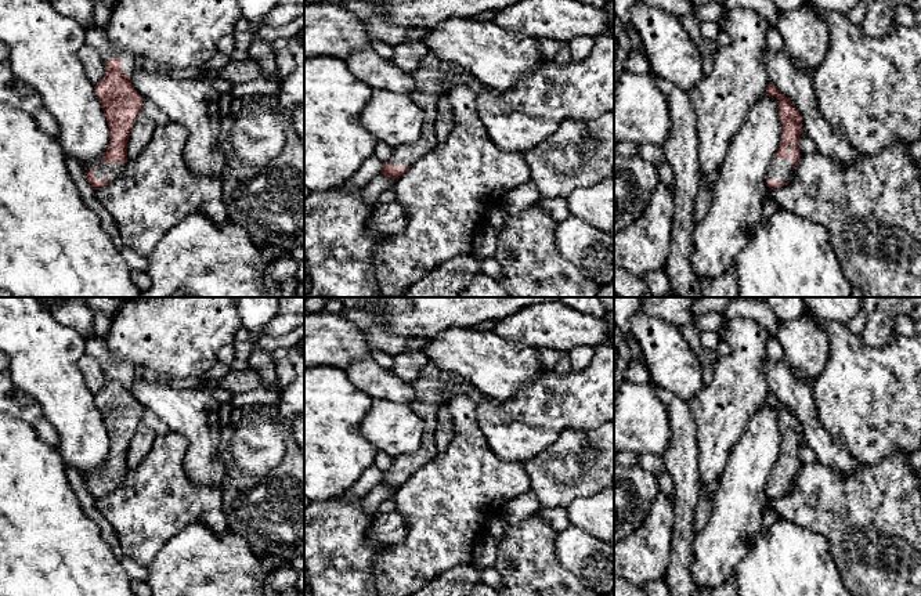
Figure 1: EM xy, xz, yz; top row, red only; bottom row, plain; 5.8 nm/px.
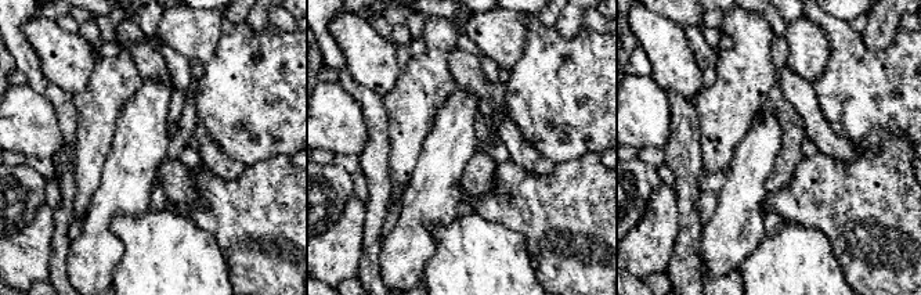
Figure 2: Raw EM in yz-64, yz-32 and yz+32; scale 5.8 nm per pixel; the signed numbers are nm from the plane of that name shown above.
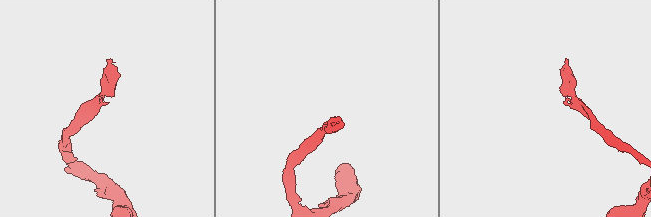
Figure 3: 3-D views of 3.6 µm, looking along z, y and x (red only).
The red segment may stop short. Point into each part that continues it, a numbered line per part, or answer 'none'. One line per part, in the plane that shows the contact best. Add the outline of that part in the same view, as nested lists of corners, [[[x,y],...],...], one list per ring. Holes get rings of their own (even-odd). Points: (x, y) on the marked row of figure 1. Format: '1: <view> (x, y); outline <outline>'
1: xy (101, 170); outline [[[94,162],[90,169],[94,170],[94,177],[97,180],[108,178],[113,180],[122,176],[126,163],[105,163],[105,162]]]

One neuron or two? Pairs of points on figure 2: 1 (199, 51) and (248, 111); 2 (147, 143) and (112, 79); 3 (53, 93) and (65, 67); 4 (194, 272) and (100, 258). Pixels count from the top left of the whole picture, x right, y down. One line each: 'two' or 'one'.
1: two
2: two
3: two
4: two

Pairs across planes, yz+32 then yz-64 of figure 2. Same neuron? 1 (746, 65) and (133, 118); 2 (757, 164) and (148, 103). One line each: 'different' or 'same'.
1: different
2: same

